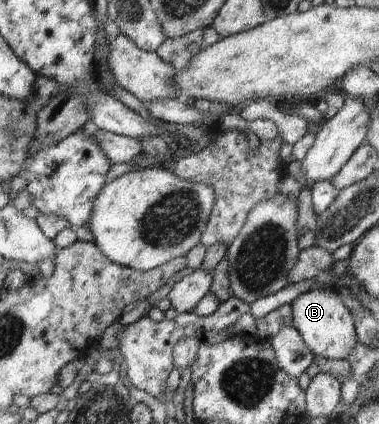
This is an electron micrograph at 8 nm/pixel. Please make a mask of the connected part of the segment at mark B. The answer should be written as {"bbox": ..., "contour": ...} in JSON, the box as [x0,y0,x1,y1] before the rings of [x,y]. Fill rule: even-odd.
{"bbox":[291,286,358,360],"contour":[[[326,286],[312,287],[299,294],[291,303],[291,324],[301,334],[307,347],[315,356],[330,360],[347,360],[348,355],[358,342],[354,319],[351,312],[343,305],[335,288]]]}

